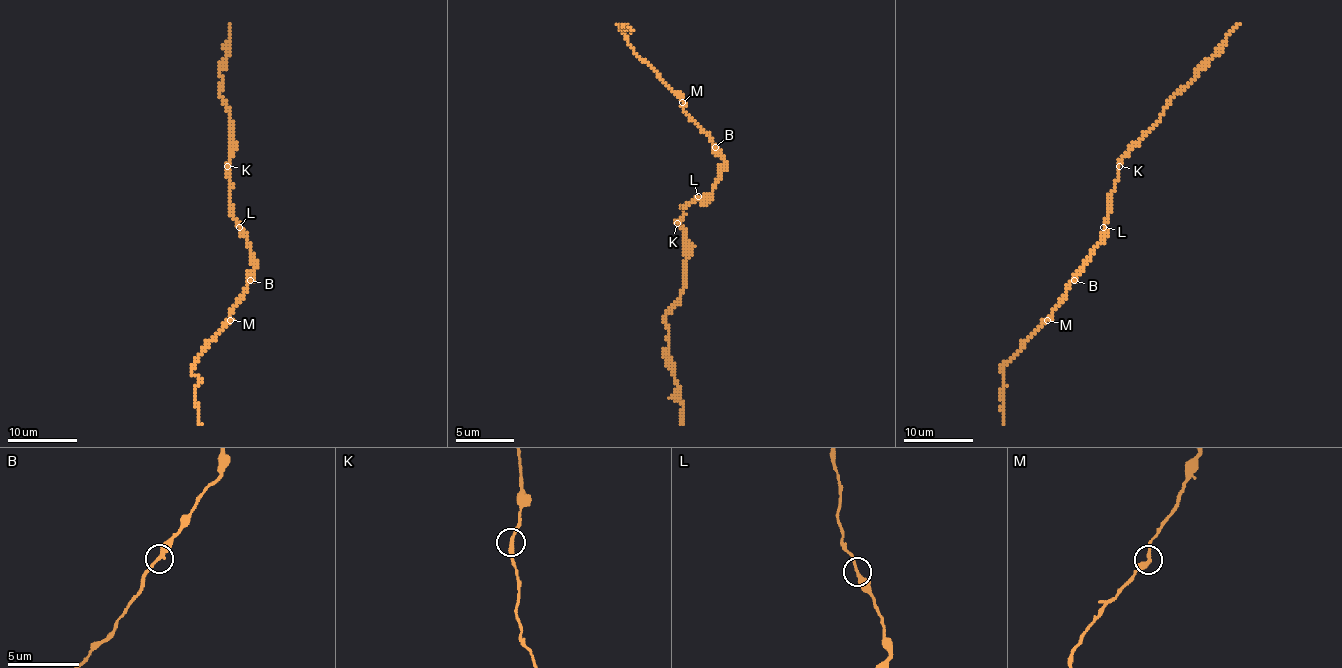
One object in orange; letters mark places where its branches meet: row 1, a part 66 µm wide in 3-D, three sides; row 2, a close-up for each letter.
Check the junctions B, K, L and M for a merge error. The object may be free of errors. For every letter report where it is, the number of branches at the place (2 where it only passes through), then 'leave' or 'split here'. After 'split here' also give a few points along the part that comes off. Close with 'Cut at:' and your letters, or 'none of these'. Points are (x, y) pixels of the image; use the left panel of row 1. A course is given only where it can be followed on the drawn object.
B: (250, 280) | 2 | leave
K: (227, 166) | 2 | leave
L: (239, 227) | 2 | leave
M: (230, 320) | 2 | leave
Cut at: none of these

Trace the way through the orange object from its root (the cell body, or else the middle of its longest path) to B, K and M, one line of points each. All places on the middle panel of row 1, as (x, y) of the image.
B: (698, 199), (707, 199), (718, 182), (718, 170), (724, 164), (724, 156), (715, 147)
K: (698, 199), (686, 208), (683, 205), (683, 217), (677, 223)
M: (698, 199), (707, 199), (712, 194), (724, 156), (683, 112), (683, 103)

